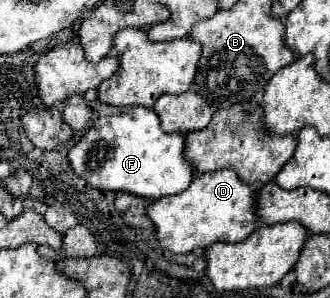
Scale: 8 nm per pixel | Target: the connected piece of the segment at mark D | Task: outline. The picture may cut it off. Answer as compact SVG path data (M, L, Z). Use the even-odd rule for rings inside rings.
M217 169L195 175L191 187L179 195L167 195L149 205L147 213L155 223L157 239L163 249L173 253L191 253L213 243L237 243L247 239L257 227L257 189L245 183L233 169Z

